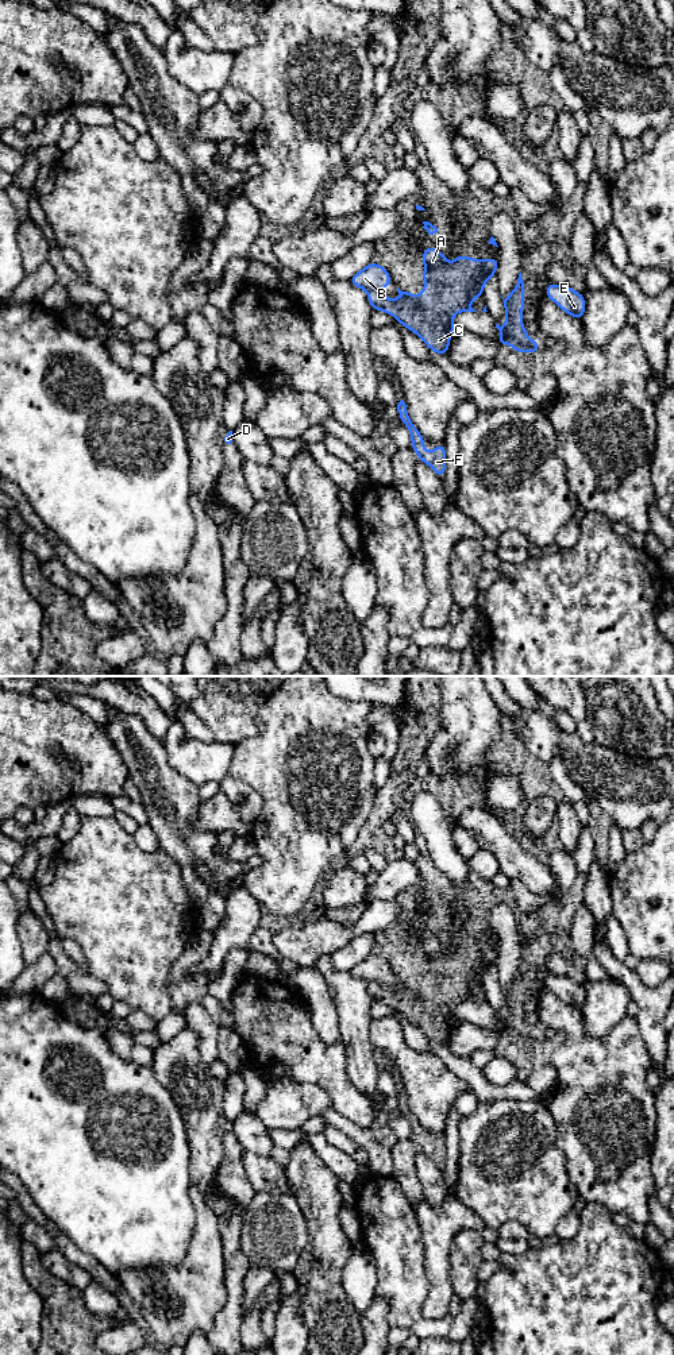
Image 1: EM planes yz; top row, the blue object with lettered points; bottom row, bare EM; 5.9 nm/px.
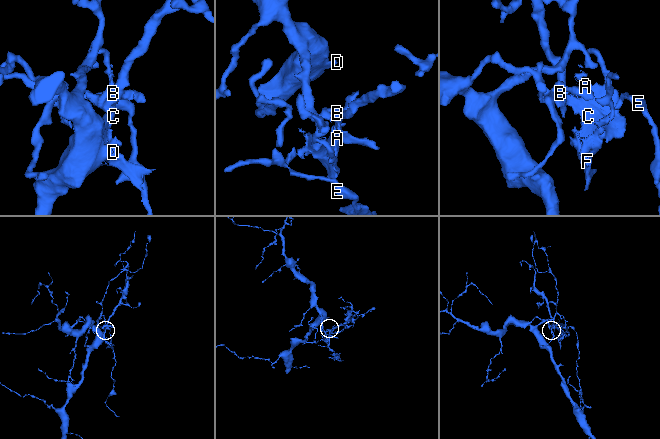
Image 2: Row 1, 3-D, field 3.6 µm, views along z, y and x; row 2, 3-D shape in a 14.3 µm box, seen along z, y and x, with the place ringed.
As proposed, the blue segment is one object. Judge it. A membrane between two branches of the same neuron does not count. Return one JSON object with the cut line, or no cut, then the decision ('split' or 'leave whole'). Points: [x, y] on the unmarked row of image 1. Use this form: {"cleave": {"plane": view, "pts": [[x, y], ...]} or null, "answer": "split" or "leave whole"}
{"cleave": {"plane": "yz", "pts": [[368, 980], [376, 980], [381, 984]]}, "answer": "split"}

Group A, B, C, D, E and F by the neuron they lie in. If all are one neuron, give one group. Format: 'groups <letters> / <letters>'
groups A C D E F / B

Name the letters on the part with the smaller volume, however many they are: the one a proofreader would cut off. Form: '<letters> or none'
B

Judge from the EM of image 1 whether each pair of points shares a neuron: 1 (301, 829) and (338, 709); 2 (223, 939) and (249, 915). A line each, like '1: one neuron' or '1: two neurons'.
1: one neuron
2: one neuron

